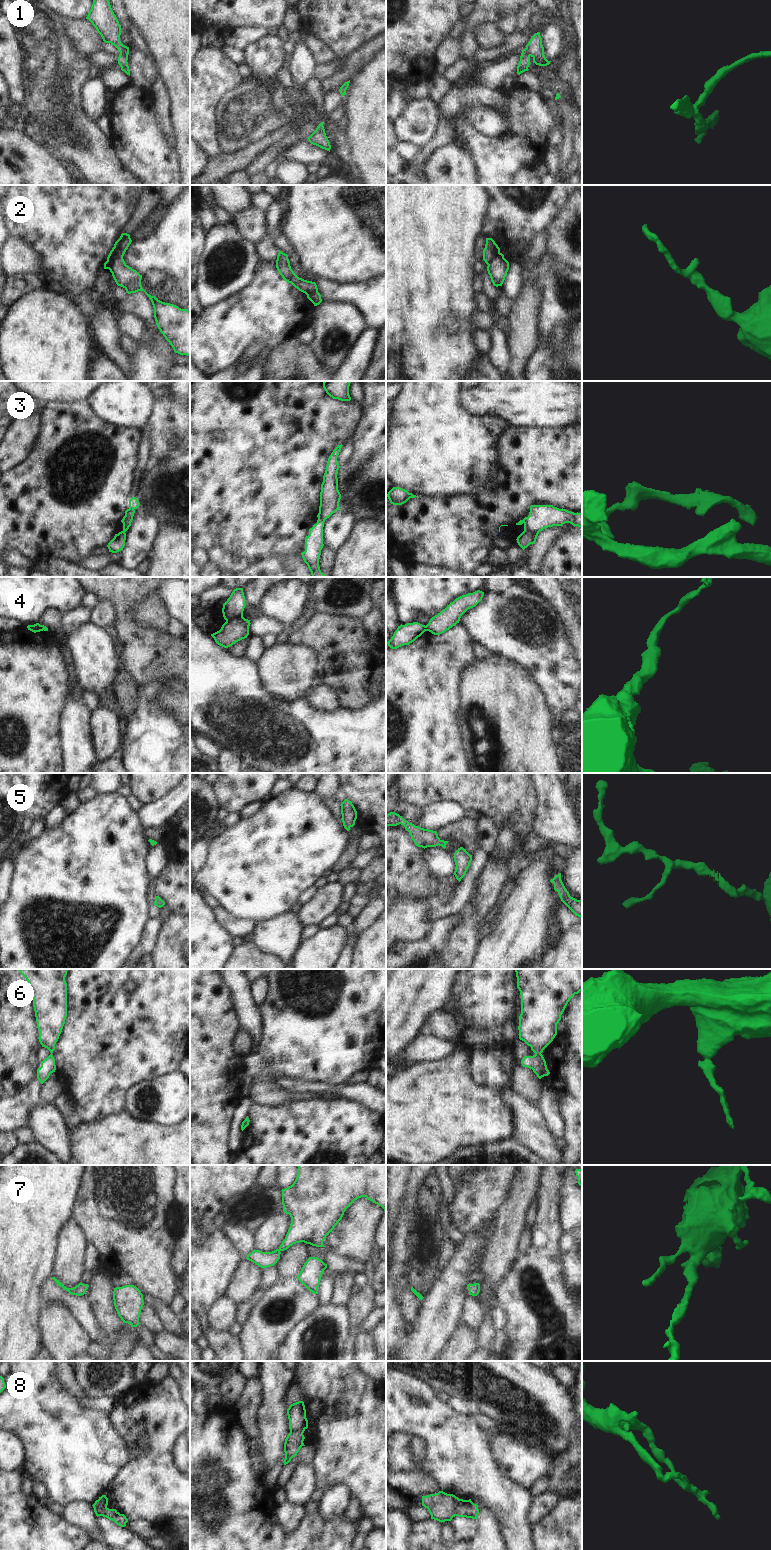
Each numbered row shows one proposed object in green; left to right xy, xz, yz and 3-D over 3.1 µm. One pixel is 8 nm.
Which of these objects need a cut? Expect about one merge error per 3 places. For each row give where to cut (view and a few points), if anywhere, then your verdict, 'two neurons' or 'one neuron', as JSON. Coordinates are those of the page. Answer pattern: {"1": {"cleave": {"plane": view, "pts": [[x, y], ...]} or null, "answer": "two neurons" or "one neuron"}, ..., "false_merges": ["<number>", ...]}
{"1": {"cleave": {"plane": "xy", "pts": [[120, 51], [128, 52]]}, "answer": "two neurons"}, "2": {"cleave": {"plane": "xy", "pts": [[122, 256], [114, 259], [108, 268]]}, "answer": "two neurons"}, "3": {"cleave": {"plane": "xz", "pts": [[318, 517], [324, 521]]}, "answer": "two neurons"}, "4": {"cleave": {"plane": "xz", "pts": [[242, 616], [226, 621]]}, "answer": "two neurons"}, "5": {"cleave": null, "answer": "one neuron"}, "6": {"cleave": {"plane": "yz", "pts": [[535, 1053], [540, 1054]]}, "answer": "two neurons"}, "7": {"cleave": null, "answer": "one neuron"}, "8": {"cleave": {"plane": "yz", "pts": [[460, 1499], [455, 1509], [455, 1515]]}, "answer": "two neurons"}, "false_merges": ["1", "2", "3", "4", "6", "8"]}

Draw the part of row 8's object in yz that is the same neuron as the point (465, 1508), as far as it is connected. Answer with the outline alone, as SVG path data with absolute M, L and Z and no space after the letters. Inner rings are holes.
M460 1499L456 1507L456 1516L477 1519L479 1514L478 1505L474 1504L471 1499Z

